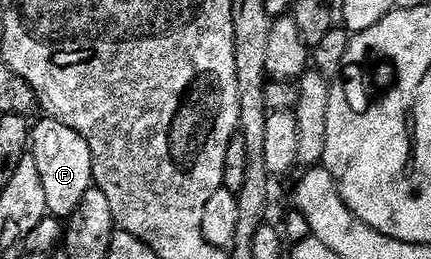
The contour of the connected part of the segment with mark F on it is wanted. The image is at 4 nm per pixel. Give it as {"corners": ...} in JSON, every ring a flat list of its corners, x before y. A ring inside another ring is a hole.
{"corners":[[41,118,41,123,31,128,30,153,38,161,38,174,46,192,46,205,49,216,61,221,78,209,86,189,94,186,92,178,92,154,90,145,70,125,62,125,57,119]]}

